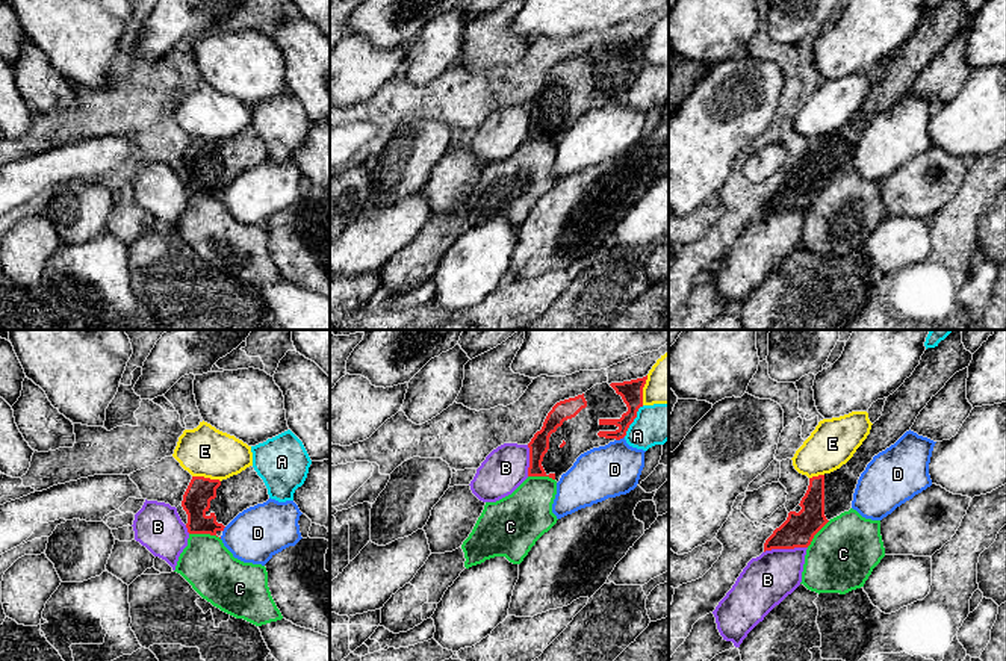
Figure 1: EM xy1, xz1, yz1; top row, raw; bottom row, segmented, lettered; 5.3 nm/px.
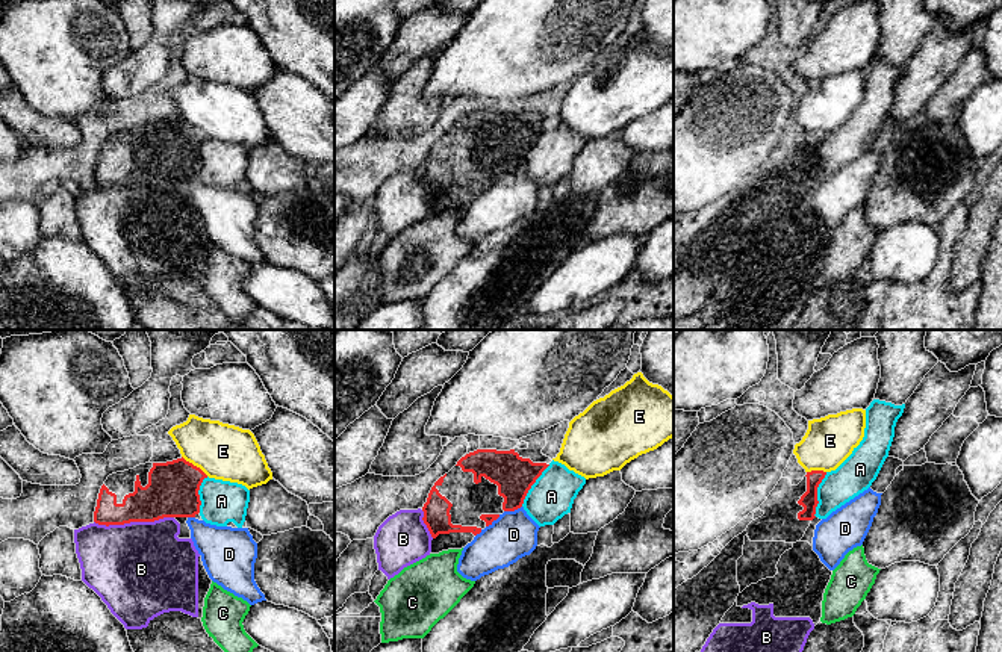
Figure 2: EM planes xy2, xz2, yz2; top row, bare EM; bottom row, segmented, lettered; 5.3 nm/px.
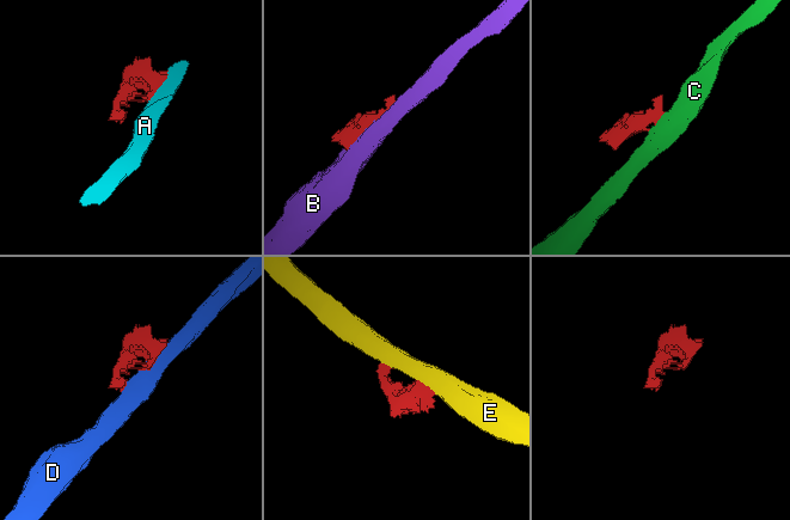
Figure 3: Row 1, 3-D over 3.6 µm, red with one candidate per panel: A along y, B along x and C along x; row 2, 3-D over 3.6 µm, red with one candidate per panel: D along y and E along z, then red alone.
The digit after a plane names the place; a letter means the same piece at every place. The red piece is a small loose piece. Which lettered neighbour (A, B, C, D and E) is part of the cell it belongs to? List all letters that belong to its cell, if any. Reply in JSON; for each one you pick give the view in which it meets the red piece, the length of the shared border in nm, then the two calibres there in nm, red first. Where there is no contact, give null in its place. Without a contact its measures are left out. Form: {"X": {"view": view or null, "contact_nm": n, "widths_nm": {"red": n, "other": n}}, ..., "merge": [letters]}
{"merge": []}

